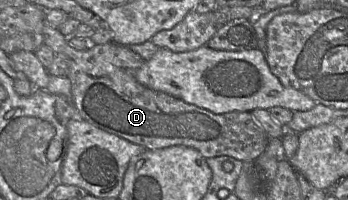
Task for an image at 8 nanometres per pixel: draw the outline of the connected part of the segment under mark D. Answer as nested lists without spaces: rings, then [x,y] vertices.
[[[48,24],[44,25],[43,28],[43,36],[44,36],[44,45],[50,47],[55,54],[59,54],[64,57],[67,66],[68,66],[68,79],[71,82],[71,103],[76,108],[80,118],[89,122],[93,126],[104,130],[110,134],[114,134],[120,138],[128,140],[132,143],[139,144],[145,148],[145,150],[157,150],[162,148],[167,148],[170,146],[183,145],[187,147],[191,147],[196,149],[201,153],[205,158],[217,157],[217,156],[231,156],[243,162],[254,162],[256,158],[262,155],[268,146],[270,137],[266,133],[266,131],[260,126],[260,124],[253,118],[250,112],[240,112],[233,111],[227,112],[223,114],[215,114],[209,110],[204,108],[189,104],[184,102],[183,100],[166,94],[164,92],[155,91],[150,88],[147,88],[140,84],[135,77],[137,70],[143,65],[144,60],[132,50],[130,50],[127,46],[123,46],[114,42],[108,42],[102,45],[95,45],[87,50],[79,50],[73,48],[69,45],[66,37],[59,32],[58,29],[50,27]]]

